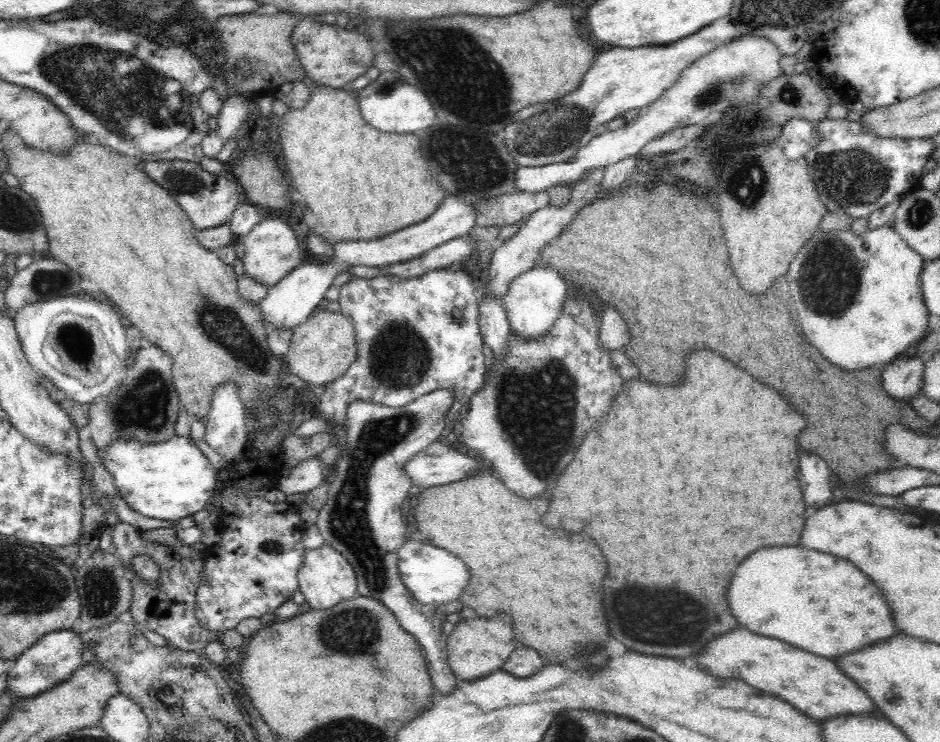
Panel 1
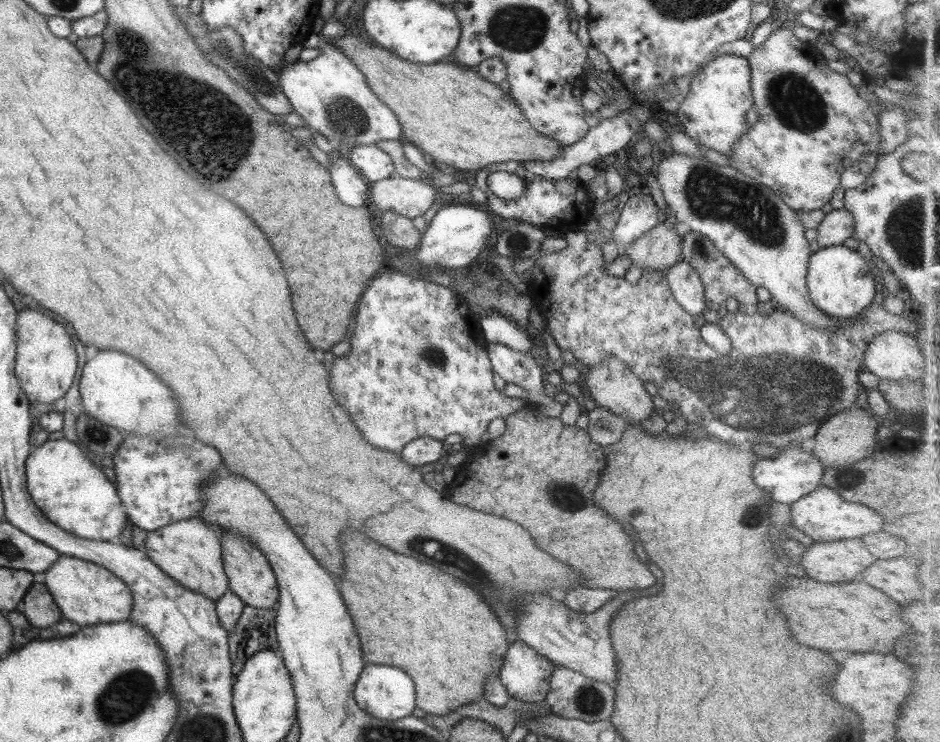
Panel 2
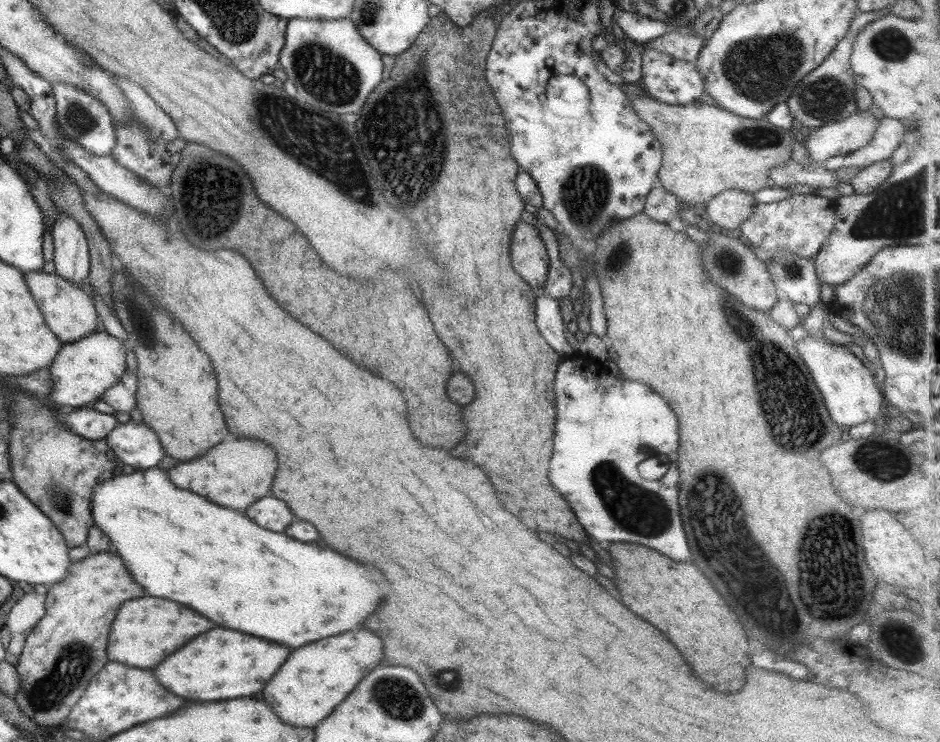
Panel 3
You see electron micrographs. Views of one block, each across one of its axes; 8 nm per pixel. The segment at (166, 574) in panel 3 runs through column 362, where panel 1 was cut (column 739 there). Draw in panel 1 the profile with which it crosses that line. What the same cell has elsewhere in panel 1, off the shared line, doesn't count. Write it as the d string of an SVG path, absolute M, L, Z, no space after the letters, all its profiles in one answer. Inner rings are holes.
M774 546L762 548L750 554L732 576L728 588L728 604L740 626L786 640L792 646L808 650L818 656L842 656L876 642L884 642L896 634L890 608L880 594L880 590L868 582L868 576L862 574L852 562L836 558L820 551L804 550L798 546Z

